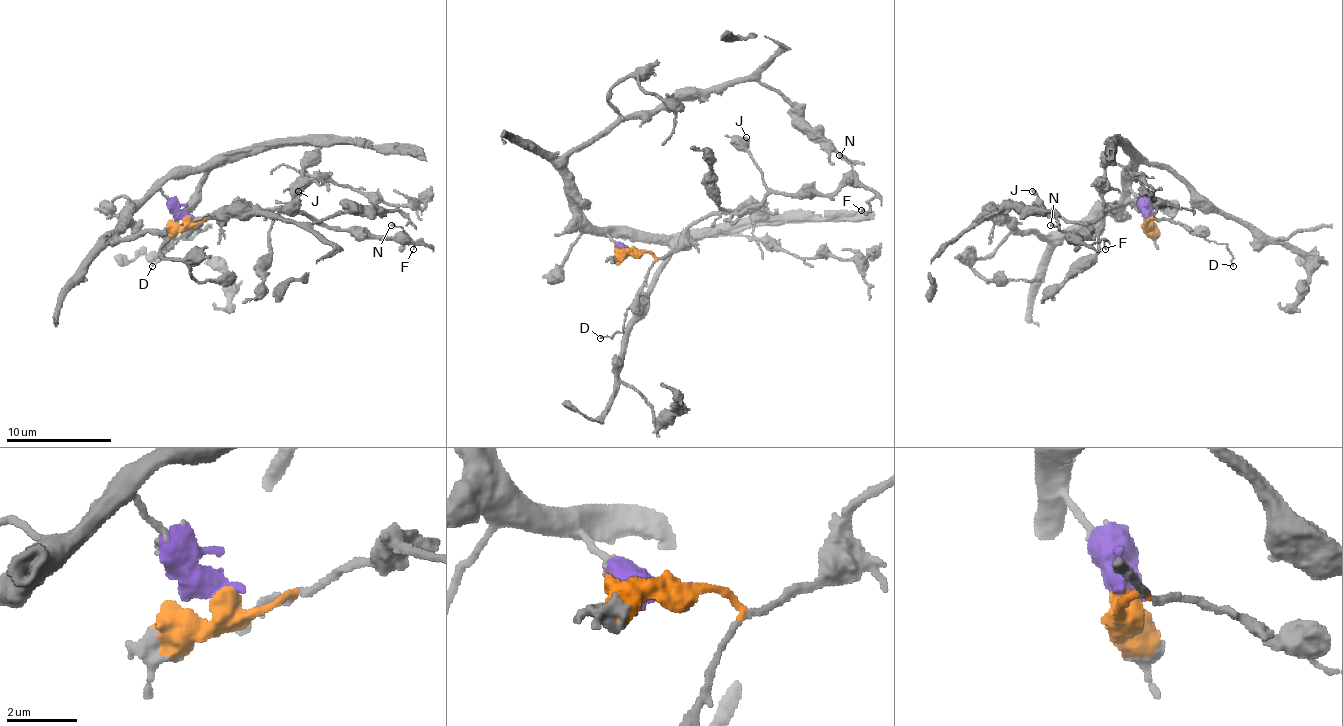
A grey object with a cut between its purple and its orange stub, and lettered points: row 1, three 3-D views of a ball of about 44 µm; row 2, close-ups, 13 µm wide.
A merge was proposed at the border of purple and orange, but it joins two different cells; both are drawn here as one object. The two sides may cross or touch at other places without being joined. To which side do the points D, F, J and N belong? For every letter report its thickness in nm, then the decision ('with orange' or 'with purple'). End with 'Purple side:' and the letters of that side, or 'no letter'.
D: 110 nm | with orange
F: 80 nm | with orange
J: 190 nm | with orange
N: 130 nm | with orange
Purple side: no letter

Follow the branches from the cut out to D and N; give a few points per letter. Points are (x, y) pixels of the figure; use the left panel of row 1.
D: (187, 216), (200, 222), (205, 219), (197, 222), (176, 240), (153, 266)
N: (187, 216), (203, 222), (245, 203), (294, 209), (355, 235), (399, 237), (405, 232), (392, 224)

